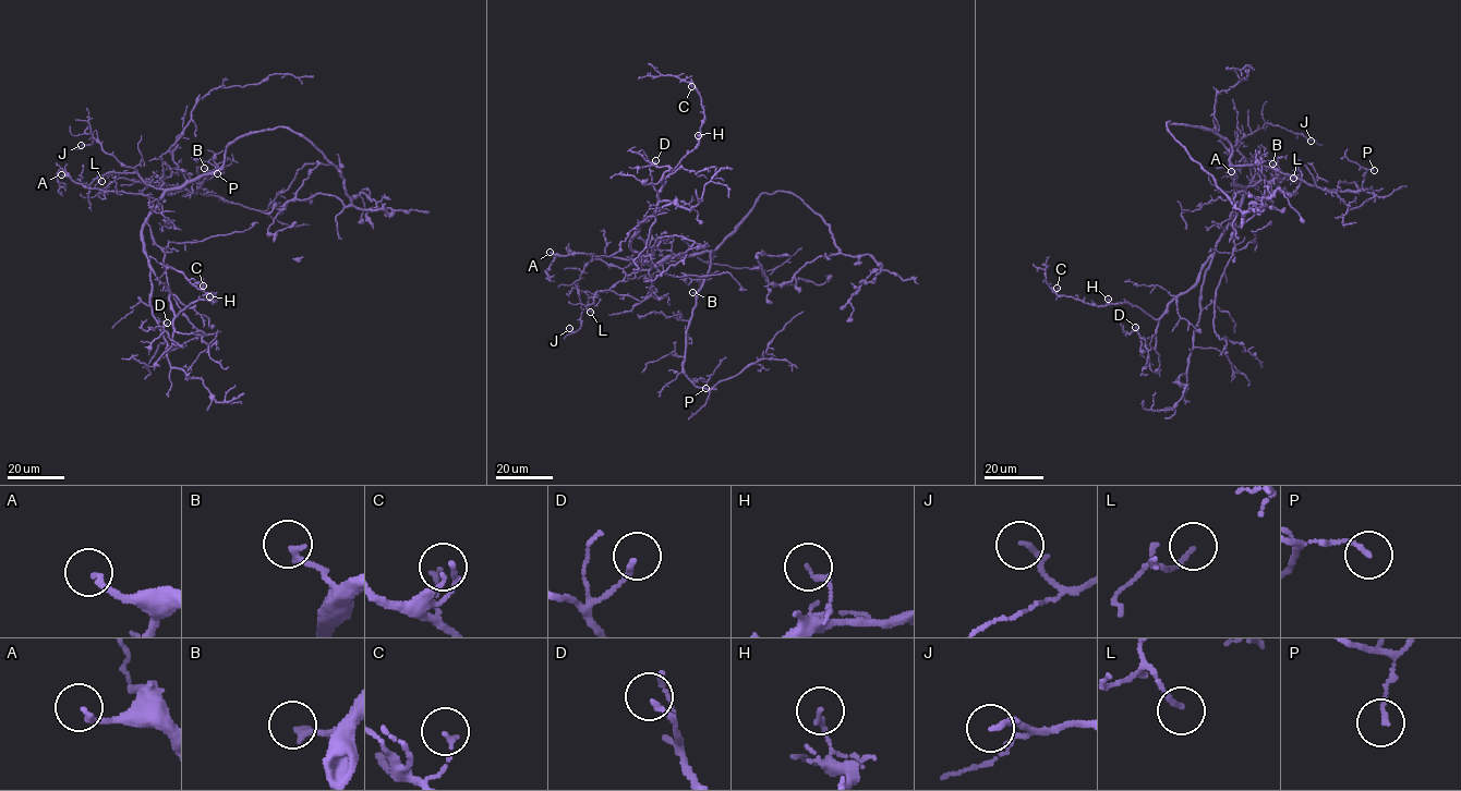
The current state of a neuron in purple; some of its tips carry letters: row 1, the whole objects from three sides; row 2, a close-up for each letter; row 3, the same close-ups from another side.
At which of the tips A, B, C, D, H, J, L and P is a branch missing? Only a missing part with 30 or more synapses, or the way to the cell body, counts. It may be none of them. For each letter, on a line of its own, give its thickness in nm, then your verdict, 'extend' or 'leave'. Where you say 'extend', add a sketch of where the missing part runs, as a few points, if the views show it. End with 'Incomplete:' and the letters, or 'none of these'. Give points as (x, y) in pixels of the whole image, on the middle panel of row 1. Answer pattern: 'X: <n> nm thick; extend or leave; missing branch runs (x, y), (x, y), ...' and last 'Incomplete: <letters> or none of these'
A: 180 nm thick; extend; missing branch runs (550, 252), (529, 229), (529, 217), (515, 208)
B: 190 nm thick; leave
C: 120 nm thick; leave
D: 160 nm thick; leave
H: 140 nm thick; leave
J: 200 nm thick; leave
L: 150 nm thick; leave
P: 150 nm thick; leave
Incomplete: A

